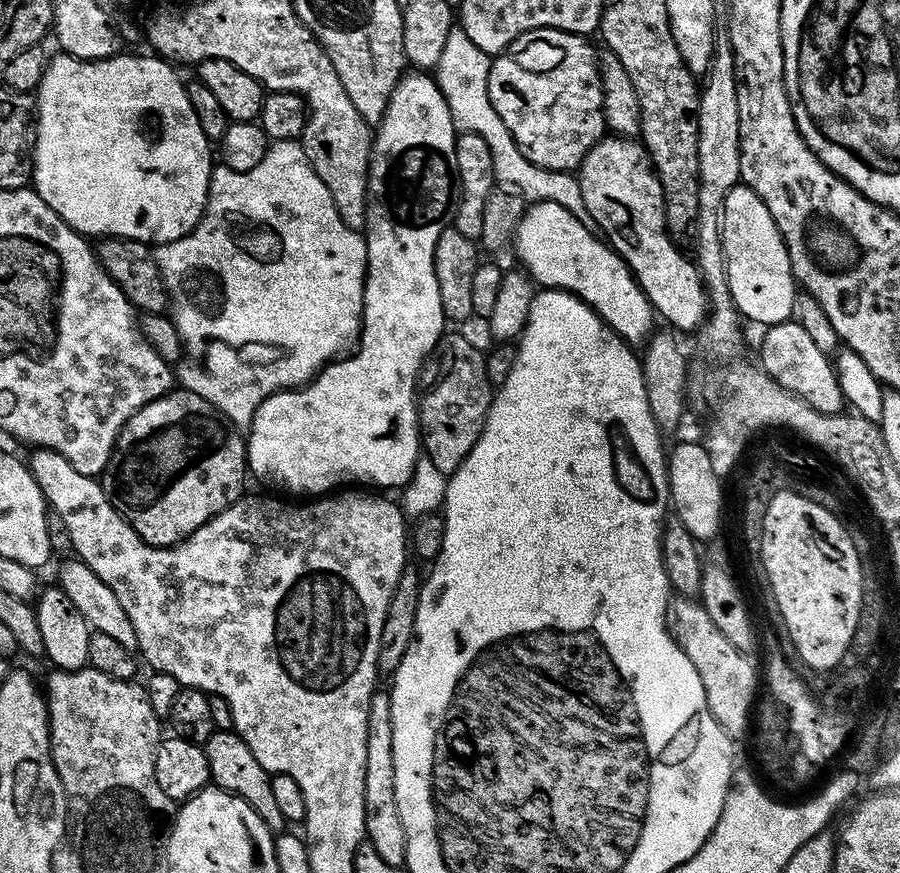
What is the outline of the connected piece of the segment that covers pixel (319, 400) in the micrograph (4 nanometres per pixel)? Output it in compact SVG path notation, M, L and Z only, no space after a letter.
M416 70L411 74L405 74L401 76L398 83L396 83L396 89L394 94L390 98L390 102L386 106L384 111L384 116L379 122L378 127L374 132L374 143L372 145L372 166L368 169L368 223L366 225L366 239L368 241L368 272L364 276L364 314L362 317L362 327L360 330L360 335L358 337L358 343L360 343L360 349L357 350L353 356L345 355L343 358L337 359L331 364L325 364L323 368L317 372L316 376L311 382L298 387L289 388L283 392L275 392L270 398L263 400L259 406L256 408L256 413L253 414L250 421L250 427L252 429L246 432L246 464L256 476L261 476L264 480L273 480L276 484L285 484L292 492L308 492L304 494L324 494L329 490L339 489L341 486L372 486L368 484L377 484L377 489L388 490L384 488L397 488L397 490L403 489L405 484L408 483L412 478L412 472L415 470L416 461L422 456L422 445L420 443L420 422L418 419L418 413L416 410L416 397L418 395L418 377L421 368L424 367L424 361L428 359L428 355L432 352L432 348L440 340L441 336L444 335L446 331L446 317L444 311L442 310L442 298L438 298L438 278L434 278L434 246L438 246L438 234L442 234L442 230L449 227L453 223L456 208L460 204L460 171L458 170L458 158L456 157L456 138L458 135L458 129L456 124L452 120L452 115L450 114L450 106L446 102L446 98L440 92L439 86L436 84L435 79L431 75L425 74L423 71Z

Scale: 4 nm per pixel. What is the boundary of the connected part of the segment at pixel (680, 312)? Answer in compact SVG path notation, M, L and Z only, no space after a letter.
M605 135L586 154L578 169L578 179L582 190L582 202L590 210L590 218L598 222L600 232L612 251L624 259L632 275L636 277L643 299L652 303L655 315L660 316L673 329L681 328L688 332L699 329L704 323L708 311L708 297L704 291L704 281L700 279L700 270L691 259L679 252L677 241L668 235L664 217L664 187L656 176L652 160L644 149L643 143L627 136Z

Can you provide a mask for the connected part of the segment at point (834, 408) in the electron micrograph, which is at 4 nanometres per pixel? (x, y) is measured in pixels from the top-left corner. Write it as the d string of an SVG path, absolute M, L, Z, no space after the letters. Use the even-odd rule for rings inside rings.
M792 319L783 320L781 324L771 325L765 332L768 333L760 340L758 364L771 380L822 414L834 414L845 407L846 401L833 361L829 355L818 350L802 326Z

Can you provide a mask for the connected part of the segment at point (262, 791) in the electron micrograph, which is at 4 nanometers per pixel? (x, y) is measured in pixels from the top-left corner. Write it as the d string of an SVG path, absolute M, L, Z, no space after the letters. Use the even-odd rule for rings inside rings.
M217 730L210 734L210 738L203 745L206 754L206 762L210 766L210 780L215 787L223 792L230 792L232 795L242 798L266 822L266 826L274 834L285 831L286 821L282 810L278 810L278 805L274 799L272 789L272 776L254 758L254 750L246 746L246 742L234 730Z

